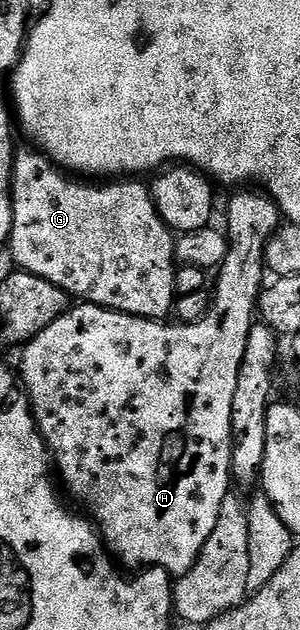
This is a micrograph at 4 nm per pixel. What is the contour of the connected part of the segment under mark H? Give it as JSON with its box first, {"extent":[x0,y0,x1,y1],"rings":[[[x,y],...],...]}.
{"extent":[20,191,280,579],"rings":[[[238,191],[238,192],[235,192],[235,193],[238,193],[238,194],[236,194],[236,195],[235,195],[235,197],[234,197],[234,198],[232,198],[232,199],[231,199],[231,201],[230,201],[230,205],[229,205],[229,204],[228,204],[228,208],[227,208],[227,209],[226,209],[226,217],[225,217],[225,220],[224,220],[224,232],[225,232],[225,234],[226,234],[226,236],[227,236],[227,238],[228,238],[228,241],[229,241],[229,245],[228,245],[228,248],[227,248],[227,250],[226,250],[226,257],[225,257],[225,259],[224,259],[224,260],[223,260],[223,261],[222,261],[222,264],[221,264],[221,266],[220,266],[220,272],[219,272],[219,273],[218,273],[218,274],[217,274],[217,276],[218,276],[218,275],[219,275],[219,277],[218,277],[218,286],[216,286],[216,287],[215,287],[215,289],[212,289],[212,304],[211,304],[211,306],[210,306],[210,309],[209,309],[209,311],[208,311],[208,312],[207,312],[207,313],[206,313],[206,317],[205,317],[205,318],[204,318],[204,319],[200,319],[200,320],[199,320],[199,321],[197,321],[197,322],[196,322],[196,323],[192,323],[192,324],[191,324],[191,325],[184,325],[184,324],[181,324],[181,323],[173,323],[173,324],[174,324],[174,325],[166,325],[166,324],[170,324],[170,323],[163,323],[163,322],[162,322],[162,321],[150,321],[150,320],[148,320],[148,319],[147,319],[147,317],[133,317],[133,316],[132,316],[132,315],[128,315],[128,314],[127,314],[127,313],[117,313],[117,311],[115,311],[115,309],[105,309],[105,308],[104,308],[104,307],[100,307],[100,306],[99,306],[99,305],[87,305],[87,304],[85,304],[85,303],[78,303],[78,304],[75,304],[75,305],[74,305],[74,306],[73,306],[73,307],[71,307],[71,308],[69,308],[69,309],[67,309],[67,310],[66,310],[66,313],[65,313],[65,314],[64,314],[64,315],[60,315],[60,319],[56,319],[56,323],[52,323],[52,324],[51,324],[51,325],[49,325],[49,326],[48,326],[48,327],[44,327],[44,331],[40,331],[40,332],[39,332],[39,333],[38,333],[38,335],[37,335],[37,337],[35,337],[35,338],[34,338],[34,340],[33,340],[33,342],[32,342],[32,343],[30,343],[30,344],[27,344],[27,345],[26,345],[26,346],[25,346],[25,349],[24,349],[24,352],[26,352],[26,358],[24,358],[24,359],[23,359],[23,361],[22,361],[22,373],[21,373],[21,369],[20,369],[20,381],[21,381],[21,384],[22,384],[22,385],[23,385],[23,386],[24,386],[24,392],[25,392],[25,394],[26,394],[26,396],[27,396],[27,397],[29,397],[29,399],[30,399],[30,410],[31,410],[31,411],[33,411],[33,412],[34,412],[34,421],[35,421],[35,423],[37,423],[37,425],[38,425],[38,430],[39,430],[39,431],[40,431],[40,435],[41,435],[41,436],[42,436],[42,437],[43,437],[43,439],[45,439],[45,441],[46,441],[46,447],[47,447],[47,449],[49,449],[49,451],[50,451],[50,456],[51,456],[51,458],[52,458],[52,465],[53,465],[53,468],[54,468],[54,469],[55,469],[55,470],[56,470],[56,473],[57,473],[57,476],[58,476],[58,477],[59,477],[59,478],[60,478],[60,481],[61,481],[61,477],[60,477],[60,476],[62,476],[62,481],[63,481],[63,483],[64,483],[64,484],[66,484],[66,489],[67,489],[67,491],[68,491],[68,492],[70,492],[70,493],[71,493],[71,495],[72,495],[72,496],[74,496],[74,497],[75,497],[75,499],[76,499],[76,500],[78,500],[78,501],[79,501],[79,503],[80,503],[80,504],[82,504],[82,505],[83,505],[83,507],[84,507],[84,508],[86,508],[86,509],[87,509],[87,511],[86,511],[86,510],[85,510],[85,512],[86,512],[86,513],[87,513],[87,514],[88,514],[88,517],[89,517],[89,520],[90,520],[90,521],[91,521],[91,522],[93,522],[93,524],[94,524],[94,525],[95,525],[95,526],[96,526],[96,528],[97,528],[97,530],[98,530],[98,532],[99,532],[99,534],[100,534],[100,536],[101,536],[101,538],[102,538],[102,540],[103,540],[103,542],[104,542],[104,544],[105,544],[105,546],[106,546],[106,548],[107,548],[107,550],[109,550],[109,552],[110,552],[110,553],[111,553],[111,554],[113,554],[113,556],[114,556],[114,557],[115,557],[115,558],[117,558],[117,560],[118,560],[118,561],[119,561],[119,562],[121,562],[121,564],[122,564],[122,565],[123,565],[123,566],[125,566],[125,565],[124,565],[124,564],[126,564],[126,565],[138,565],[138,566],[137,566],[137,567],[157,567],[157,568],[159,568],[159,569],[165,569],[165,570],[166,570],[166,572],[167,572],[167,573],[169,573],[169,574],[170,574],[170,576],[171,576],[171,578],[174,578],[174,579],[177,579],[177,578],[180,578],[180,577],[183,577],[183,576],[185,576],[185,574],[186,574],[186,573],[187,573],[187,572],[188,572],[188,571],[189,571],[189,569],[190,569],[190,568],[192,568],[192,566],[193,566],[193,565],[194,565],[194,564],[195,564],[195,563],[196,563],[196,561],[197,561],[197,557],[198,557],[198,553],[199,553],[199,552],[200,552],[200,551],[201,551],[201,549],[202,549],[202,548],[203,548],[203,547],[204,547],[204,545],[205,545],[205,544],[206,544],[206,543],[207,543],[207,541],[208,541],[208,537],[209,537],[209,536],[210,536],[210,535],[212,535],[212,531],[213,531],[213,528],[214,528],[214,527],[216,527],[216,521],[217,521],[217,519],[218,519],[218,516],[219,516],[219,515],[220,515],[220,509],[221,509],[221,504],[222,504],[222,503],[224,503],[224,499],[225,499],[225,497],[226,497],[226,495],[227,495],[227,494],[229,494],[229,493],[230,493],[230,492],[231,492],[231,489],[232,489],[232,478],[231,478],[231,476],[230,476],[230,456],[231,456],[231,455],[232,455],[232,447],[233,447],[233,446],[234,446],[234,440],[233,440],[233,439],[232,439],[232,395],[236,395],[236,379],[237,379],[237,378],[238,378],[238,376],[239,376],[239,375],[240,375],[240,363],[241,363],[241,362],[242,362],[242,360],[243,360],[243,359],[244,359],[244,351],[245,351],[245,350],[246,350],[246,344],[247,344],[247,343],[248,343],[248,335],[249,335],[249,334],[250,334],[250,328],[252,328],[252,327],[253,327],[253,325],[254,325],[254,324],[256,324],[256,289],[255,289],[255,293],[254,293],[254,285],[258,285],[258,284],[259,284],[259,285],[258,285],[258,286],[261,286],[261,285],[262,285],[262,284],[263,284],[263,281],[262,281],[262,273],[263,273],[263,274],[264,274],[264,262],[265,262],[265,260],[266,260],[266,244],[268,244],[268,242],[269,242],[269,241],[270,241],[270,240],[272,240],[272,238],[273,238],[273,237],[274,237],[274,235],[275,235],[275,233],[277,233],[277,232],[278,232],[278,230],[279,230],[279,228],[280,228],[280,210],[279,210],[279,207],[278,207],[278,204],[277,204],[277,203],[276,203],[276,202],[275,202],[275,201],[274,201],[274,199],[273,199],[273,197],[271,197],[271,196],[270,196],[270,194],[269,194],[269,193],[267,193],[267,192],[265,192],[265,191],[257,191],[257,192],[258,192],[258,193],[246,193],[246,192],[250,192],[250,191]]]}

